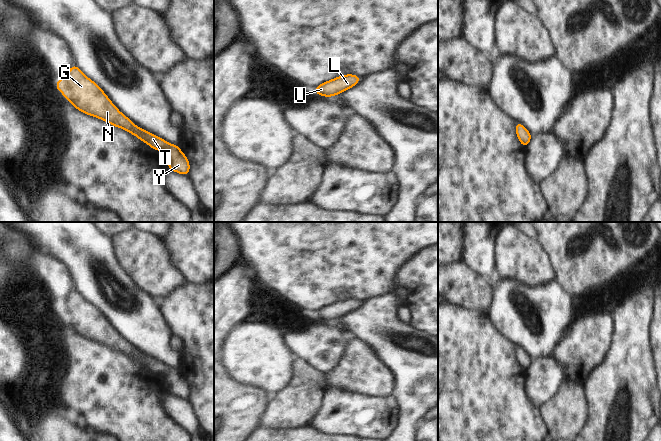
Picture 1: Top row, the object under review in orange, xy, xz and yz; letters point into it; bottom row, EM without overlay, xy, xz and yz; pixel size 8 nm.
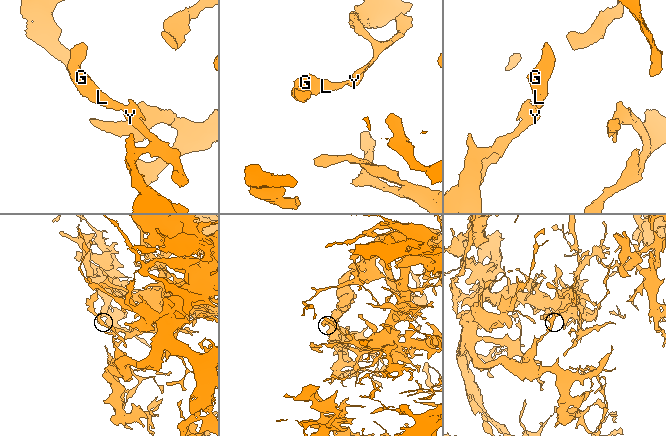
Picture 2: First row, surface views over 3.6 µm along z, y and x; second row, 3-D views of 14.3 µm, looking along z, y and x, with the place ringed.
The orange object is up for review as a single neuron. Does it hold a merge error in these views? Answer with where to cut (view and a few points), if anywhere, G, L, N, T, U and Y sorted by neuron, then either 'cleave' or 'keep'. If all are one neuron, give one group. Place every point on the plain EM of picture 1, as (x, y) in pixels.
cut none; groups G L N T U Y; keep

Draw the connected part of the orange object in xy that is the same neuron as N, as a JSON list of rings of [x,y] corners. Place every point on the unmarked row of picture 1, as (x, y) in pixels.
[[[75,288],[60,305],[55,306],[55,310],[77,334],[122,352],[147,367],[152,373],[162,375],[170,394],[188,400],[190,388],[178,369],[168,367],[134,349],[110,325],[100,310],[86,301]]]

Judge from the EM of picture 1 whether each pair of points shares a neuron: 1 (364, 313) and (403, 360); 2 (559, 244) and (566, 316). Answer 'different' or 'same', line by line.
1: same
2: different

